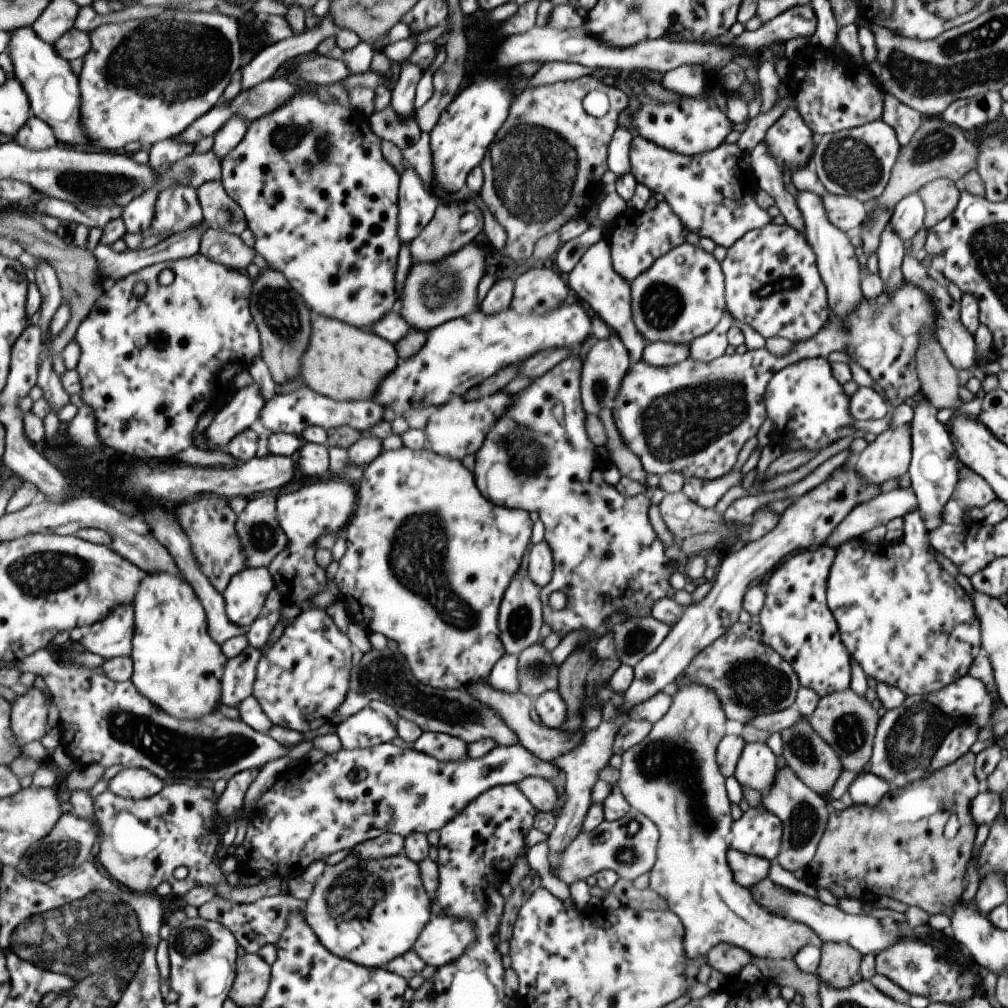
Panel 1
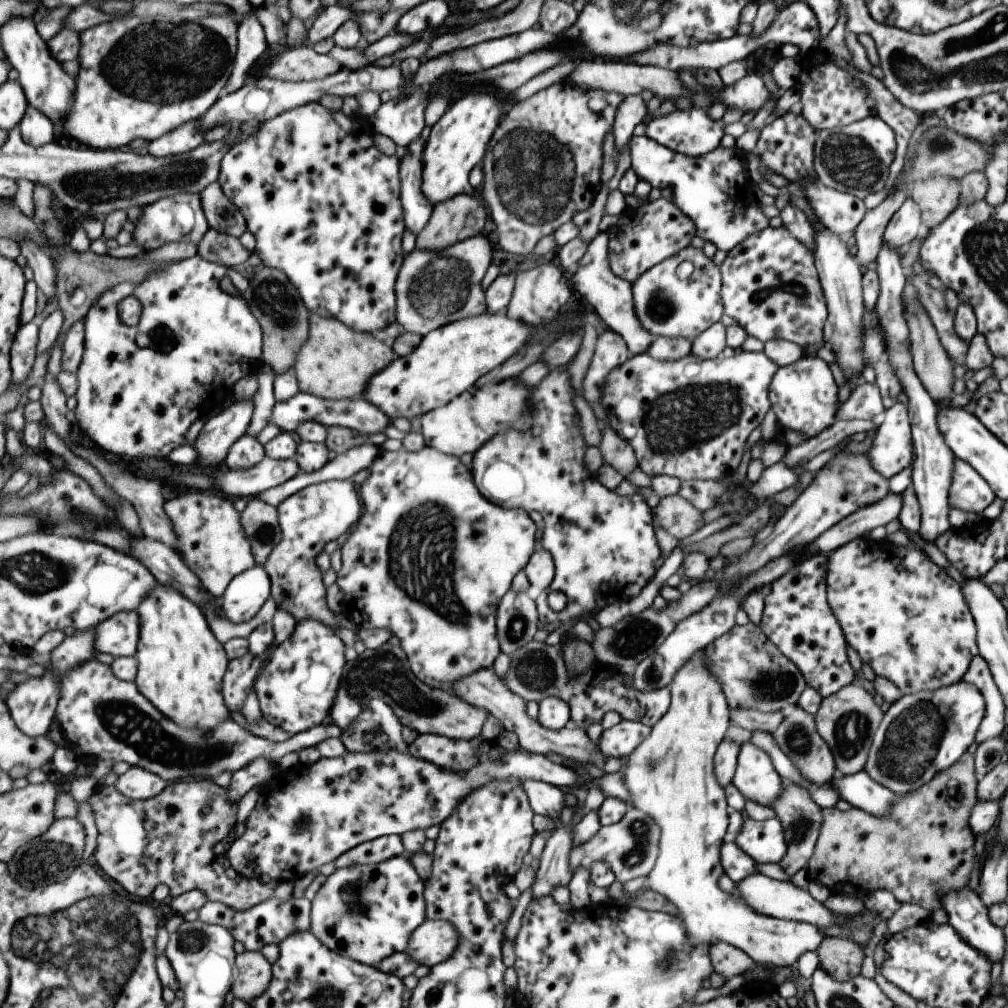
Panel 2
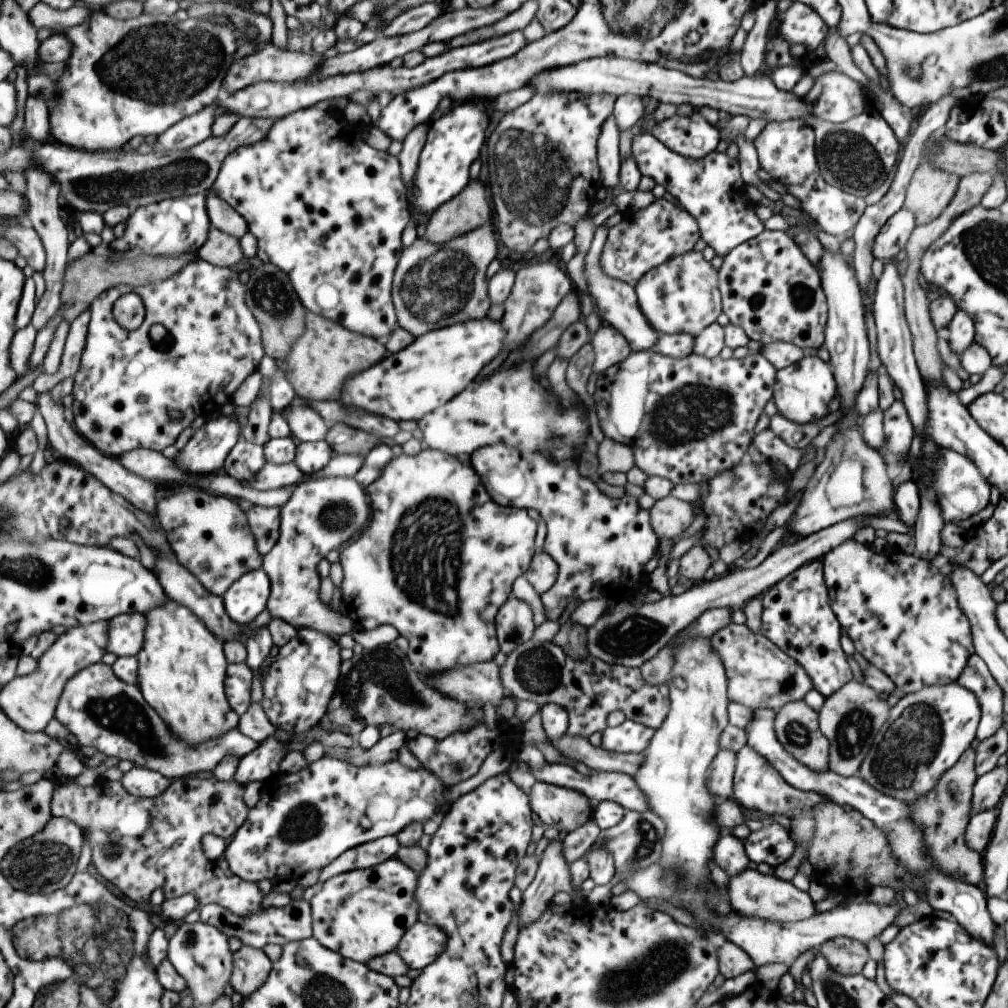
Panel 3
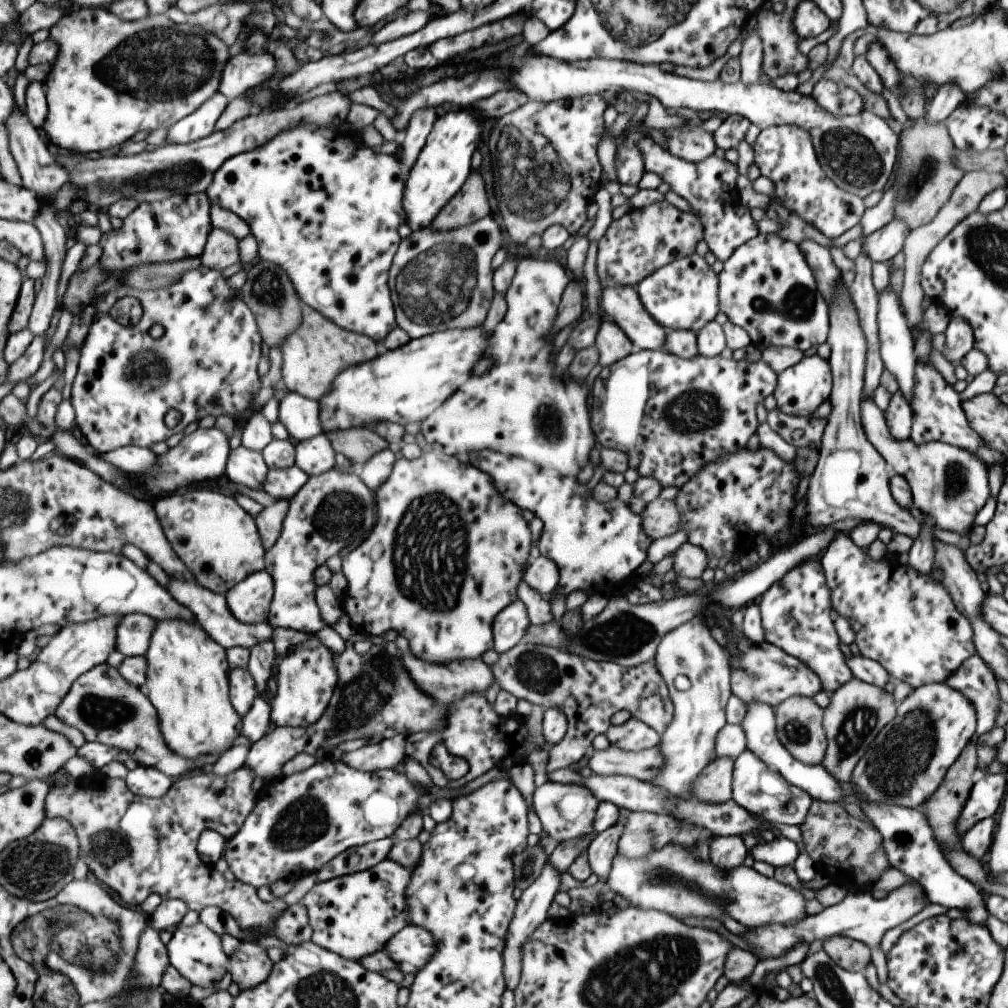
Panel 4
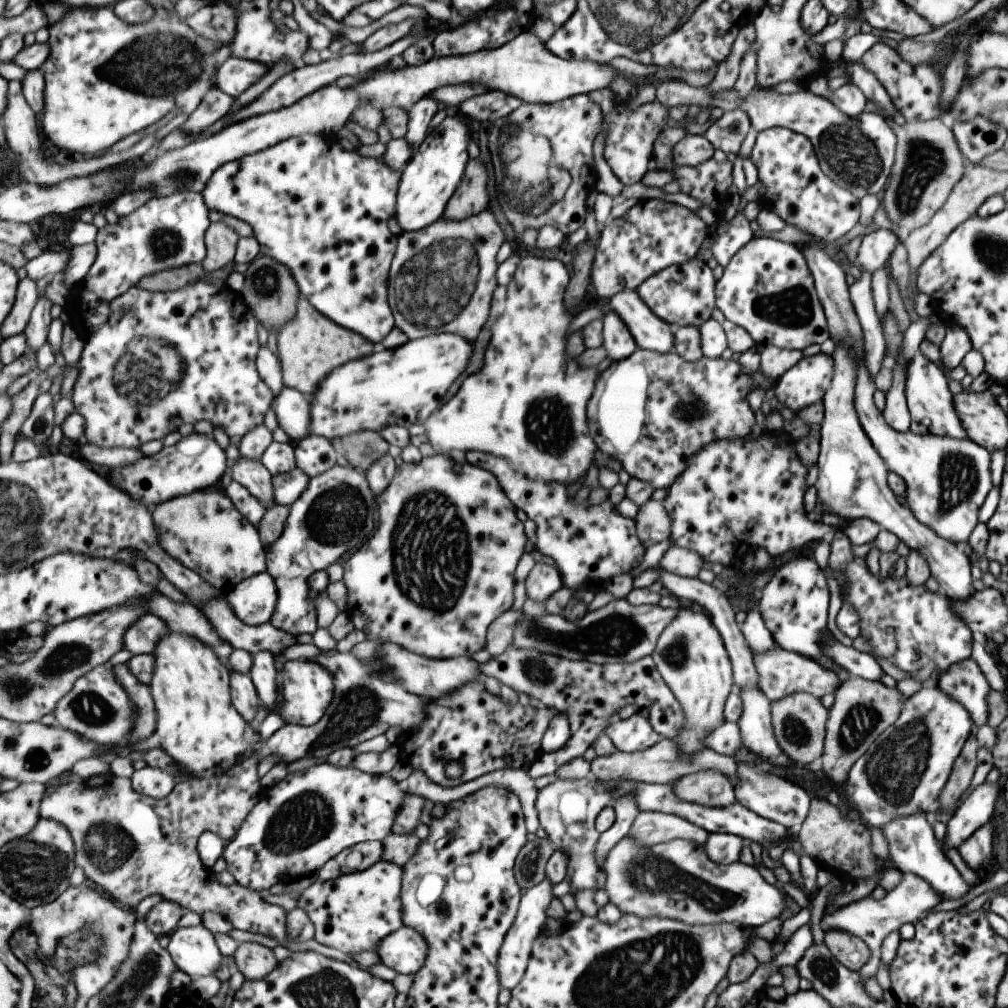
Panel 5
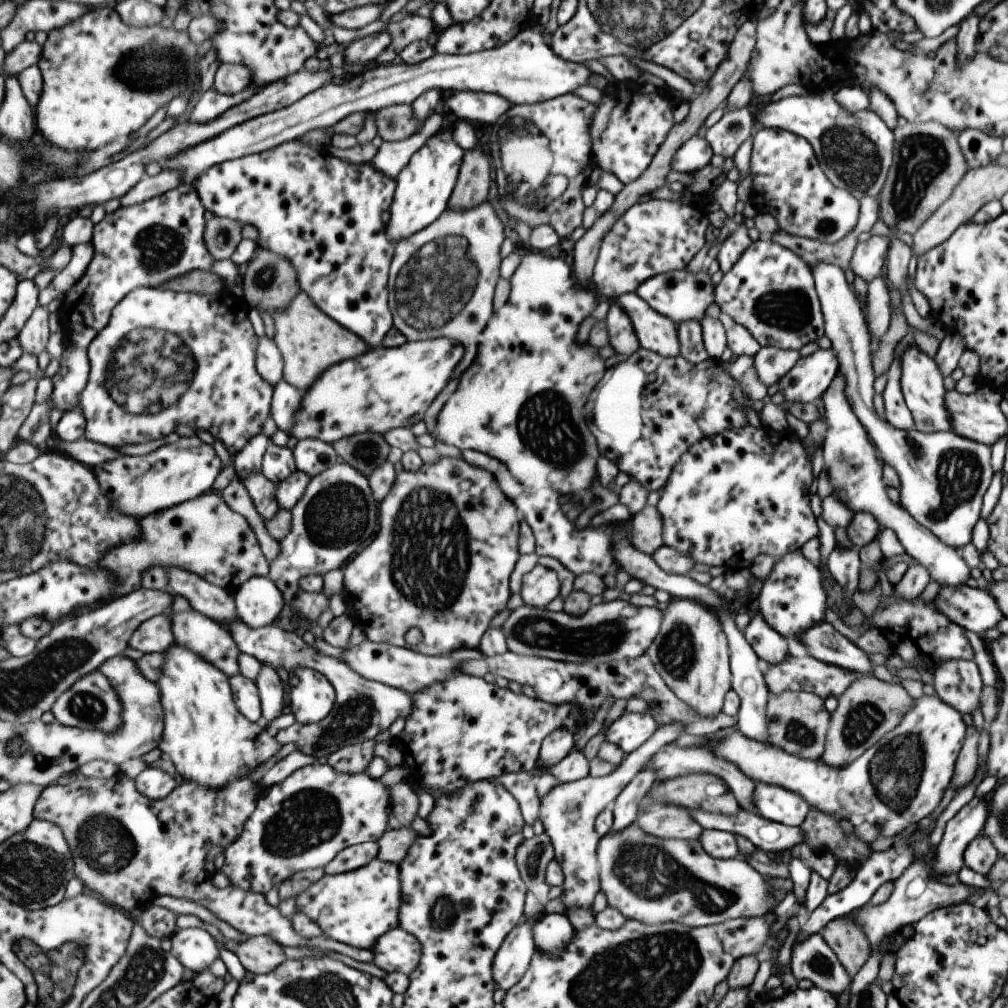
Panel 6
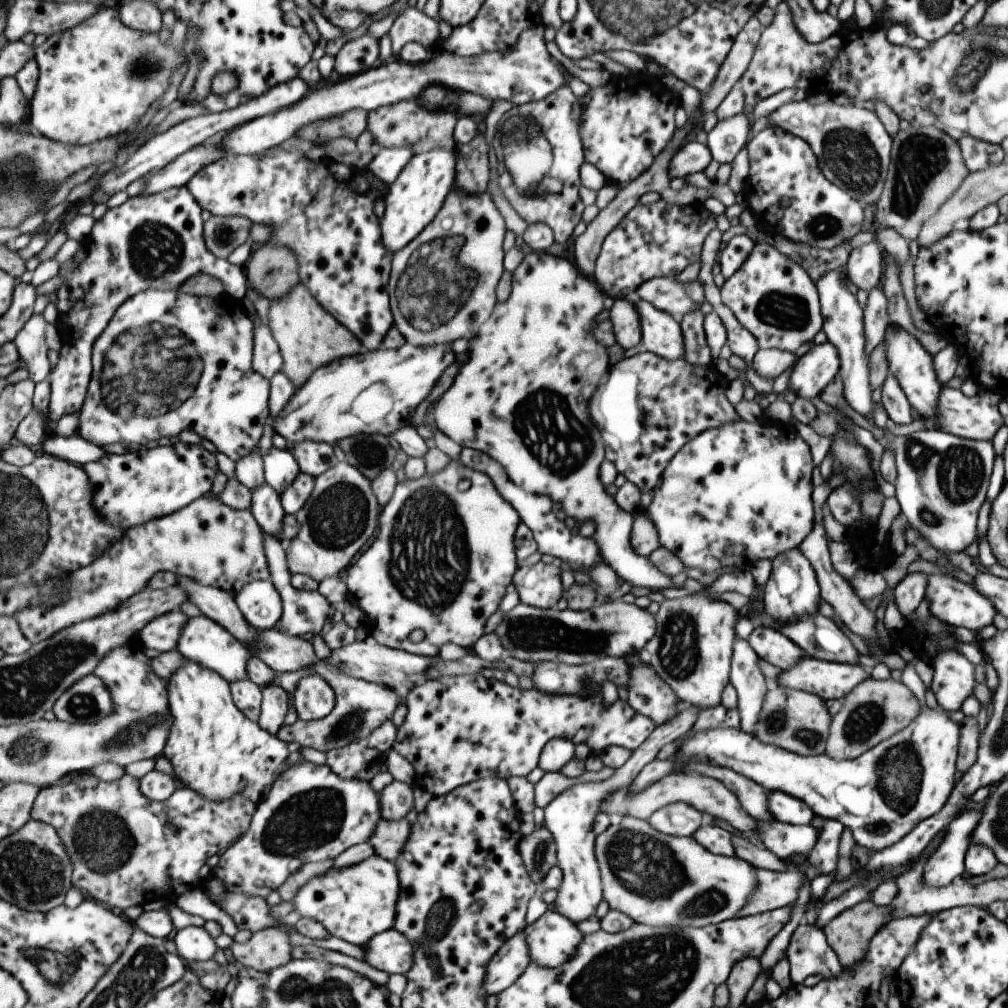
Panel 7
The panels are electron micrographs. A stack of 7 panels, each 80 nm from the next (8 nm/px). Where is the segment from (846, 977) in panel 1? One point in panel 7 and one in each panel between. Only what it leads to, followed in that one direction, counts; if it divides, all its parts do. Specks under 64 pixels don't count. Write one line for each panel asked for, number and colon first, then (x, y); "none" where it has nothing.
2: (841, 958)
3: (847, 956)
4: (850, 955)
5: (850, 951)
6: (847, 941)
7: (848, 934)

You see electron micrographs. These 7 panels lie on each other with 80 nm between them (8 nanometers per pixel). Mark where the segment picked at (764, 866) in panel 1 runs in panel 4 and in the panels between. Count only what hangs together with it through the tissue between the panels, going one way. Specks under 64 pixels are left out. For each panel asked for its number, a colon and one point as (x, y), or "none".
2: (734, 862)
3: (727, 852)
4: (725, 851)

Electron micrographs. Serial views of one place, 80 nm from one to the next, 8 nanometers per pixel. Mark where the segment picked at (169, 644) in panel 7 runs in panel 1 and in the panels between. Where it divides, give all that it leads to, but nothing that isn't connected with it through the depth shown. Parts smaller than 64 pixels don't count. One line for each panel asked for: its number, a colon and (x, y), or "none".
1: (113, 637)
2: (119, 636)
3: (127, 637)
4: (135, 634)
5: (143, 638)
6: (156, 635)

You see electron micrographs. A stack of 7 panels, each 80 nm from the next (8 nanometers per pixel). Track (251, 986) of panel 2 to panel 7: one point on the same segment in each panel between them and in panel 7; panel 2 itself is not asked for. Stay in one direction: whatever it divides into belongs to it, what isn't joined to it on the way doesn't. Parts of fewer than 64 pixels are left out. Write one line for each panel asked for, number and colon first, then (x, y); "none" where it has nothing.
3: (252, 966)
4: (250, 964)
5: (254, 960)
6: (260, 955)
7: (270, 949)

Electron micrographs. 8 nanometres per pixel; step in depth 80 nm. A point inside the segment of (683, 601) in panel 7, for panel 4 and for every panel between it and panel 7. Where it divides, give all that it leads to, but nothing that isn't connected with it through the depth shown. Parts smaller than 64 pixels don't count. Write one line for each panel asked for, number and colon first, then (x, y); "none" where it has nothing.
4: (696, 670)
5: (690, 656)
6: (690, 653)

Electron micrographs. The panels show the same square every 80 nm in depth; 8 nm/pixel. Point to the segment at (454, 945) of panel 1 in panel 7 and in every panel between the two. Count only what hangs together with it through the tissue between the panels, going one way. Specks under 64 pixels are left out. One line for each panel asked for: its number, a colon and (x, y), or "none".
2: (434, 942)
3: (422, 944)
4: (412, 948)
5: (405, 951)
6: (398, 950)
7: (392, 952)

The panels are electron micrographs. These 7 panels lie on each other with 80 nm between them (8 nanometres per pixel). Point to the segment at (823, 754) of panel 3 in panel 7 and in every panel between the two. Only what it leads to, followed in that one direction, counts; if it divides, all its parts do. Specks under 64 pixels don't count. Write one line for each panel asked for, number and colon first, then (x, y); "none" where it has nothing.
4: (797, 720)
5: (798, 719)
6: (796, 722)
7: (797, 721)

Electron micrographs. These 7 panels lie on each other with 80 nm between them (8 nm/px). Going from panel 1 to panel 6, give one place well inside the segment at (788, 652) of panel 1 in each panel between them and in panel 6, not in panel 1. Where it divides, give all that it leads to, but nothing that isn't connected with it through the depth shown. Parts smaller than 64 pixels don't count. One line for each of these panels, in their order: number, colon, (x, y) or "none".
2: (796, 618)
3: (796, 617)
4: (794, 612)
5: (793, 603)
6: (792, 598)

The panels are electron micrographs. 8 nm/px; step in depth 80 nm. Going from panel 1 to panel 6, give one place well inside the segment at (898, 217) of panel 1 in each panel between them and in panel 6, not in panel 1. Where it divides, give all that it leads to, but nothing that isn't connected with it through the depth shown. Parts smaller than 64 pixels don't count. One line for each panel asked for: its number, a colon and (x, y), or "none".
2: (904, 226)
3: (891, 238)
4: (879, 246)
5: (875, 248)
6: (867, 259)

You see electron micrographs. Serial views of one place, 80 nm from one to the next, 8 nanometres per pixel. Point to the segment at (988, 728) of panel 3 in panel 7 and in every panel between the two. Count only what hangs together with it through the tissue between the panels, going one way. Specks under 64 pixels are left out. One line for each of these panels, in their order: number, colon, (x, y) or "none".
4: (972, 679)
5: (964, 683)
6: (957, 683)
7: (953, 680)

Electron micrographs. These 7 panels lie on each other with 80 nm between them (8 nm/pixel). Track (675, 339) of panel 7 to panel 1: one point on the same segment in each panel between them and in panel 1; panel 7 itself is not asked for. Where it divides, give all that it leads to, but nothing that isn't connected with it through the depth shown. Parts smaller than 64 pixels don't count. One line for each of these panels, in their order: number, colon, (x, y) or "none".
1: (595, 281)
2: (610, 296)
3: (616, 301)
4: (622, 304)
5: (650, 332)
6: (657, 333)

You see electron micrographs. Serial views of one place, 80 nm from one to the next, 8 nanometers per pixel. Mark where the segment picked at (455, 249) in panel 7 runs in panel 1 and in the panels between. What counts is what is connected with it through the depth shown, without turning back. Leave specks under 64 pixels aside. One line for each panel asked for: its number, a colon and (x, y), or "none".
1: (434, 293)
2: (435, 288)
3: (436, 285)
4: (440, 280)
5: (442, 279)
6: (442, 283)

